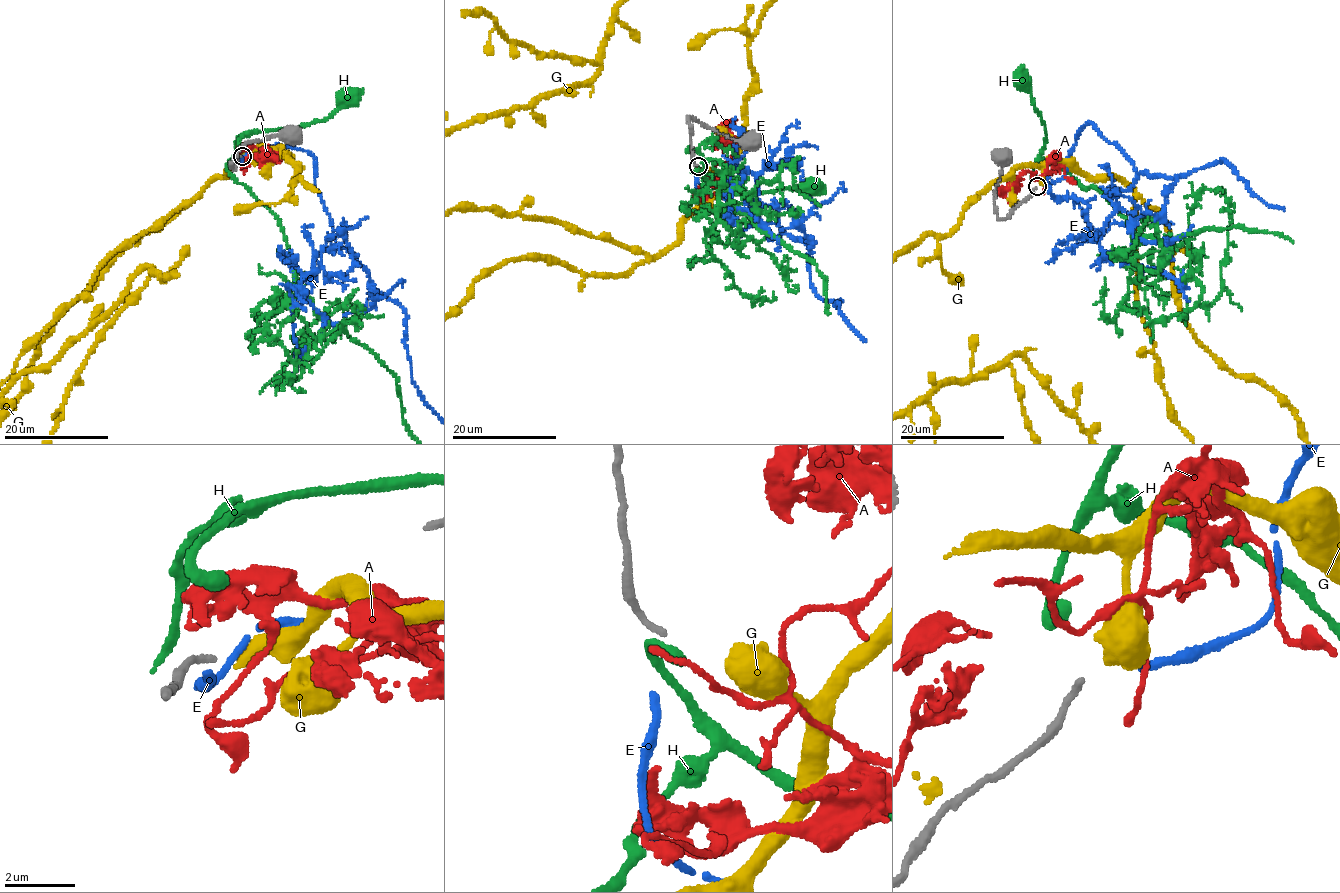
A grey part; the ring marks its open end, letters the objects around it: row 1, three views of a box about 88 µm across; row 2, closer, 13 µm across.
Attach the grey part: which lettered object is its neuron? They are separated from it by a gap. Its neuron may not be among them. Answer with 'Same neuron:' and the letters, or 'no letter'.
Same neuron: no letter

